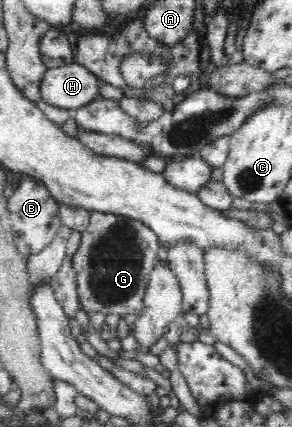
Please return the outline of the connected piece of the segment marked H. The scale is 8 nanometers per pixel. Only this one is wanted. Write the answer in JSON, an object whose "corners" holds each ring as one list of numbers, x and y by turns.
{"corners":[[74,62,49,68,40,84,43,101,72,112,100,98,99,89,96,75]]}

